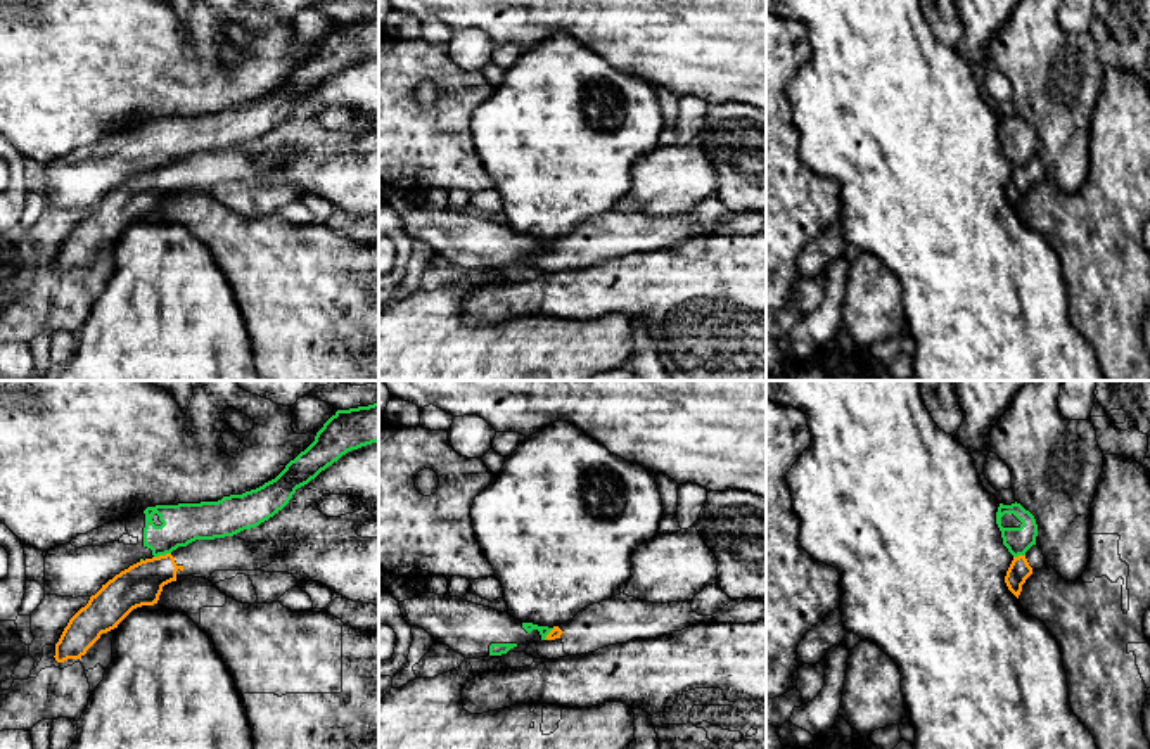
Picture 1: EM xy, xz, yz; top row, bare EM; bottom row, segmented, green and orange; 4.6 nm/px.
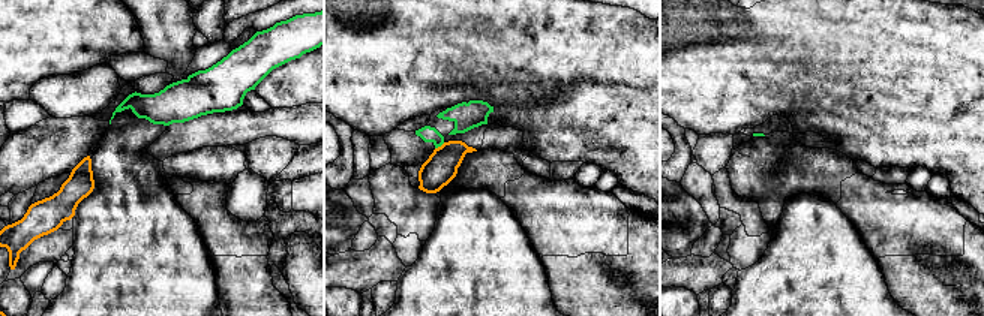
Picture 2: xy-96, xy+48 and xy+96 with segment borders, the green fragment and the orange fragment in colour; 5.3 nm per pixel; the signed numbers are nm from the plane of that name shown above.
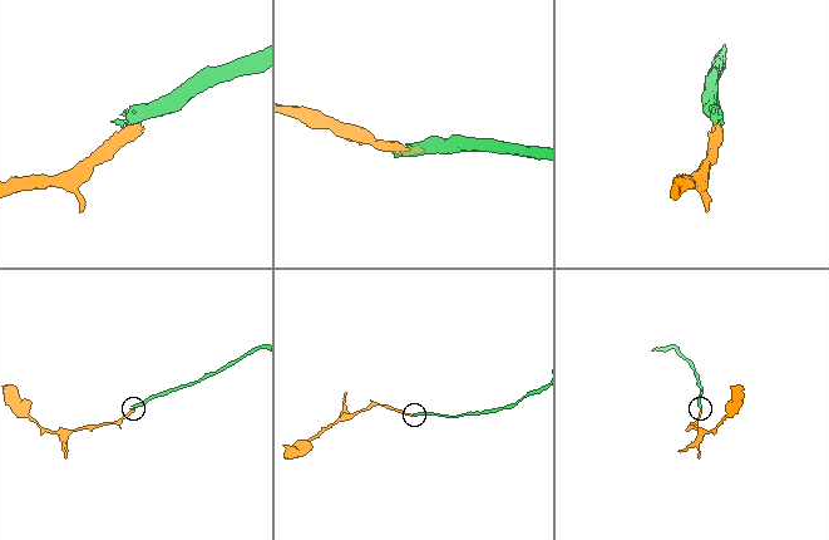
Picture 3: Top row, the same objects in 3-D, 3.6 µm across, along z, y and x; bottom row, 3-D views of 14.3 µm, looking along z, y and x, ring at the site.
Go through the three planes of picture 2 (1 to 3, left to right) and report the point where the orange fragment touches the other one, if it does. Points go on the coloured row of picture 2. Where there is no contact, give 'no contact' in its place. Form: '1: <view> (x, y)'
1: no contact
2: xy+48 (440, 146)
3: no contact

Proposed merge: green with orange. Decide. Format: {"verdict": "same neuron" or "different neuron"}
{"verdict": "different neuron"}

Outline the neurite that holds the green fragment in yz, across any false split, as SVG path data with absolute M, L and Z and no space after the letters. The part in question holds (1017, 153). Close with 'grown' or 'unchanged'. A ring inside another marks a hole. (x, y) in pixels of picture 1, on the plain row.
M1000 116L996 137L1001 144L1003 157L1013 170L1025 168L1036 157L1038 137L1034 128L1020 116Z; grown

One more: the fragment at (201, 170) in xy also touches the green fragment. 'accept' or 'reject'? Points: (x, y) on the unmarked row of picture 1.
reject

